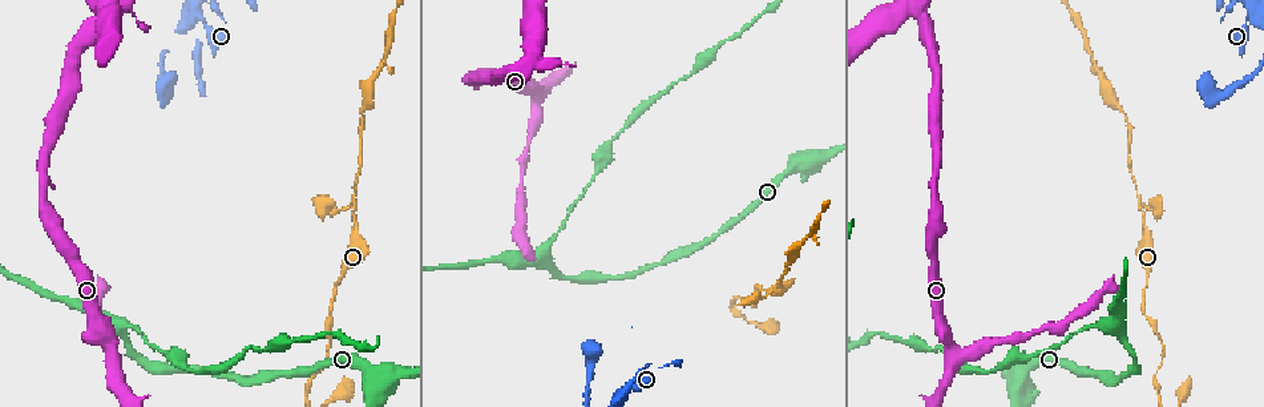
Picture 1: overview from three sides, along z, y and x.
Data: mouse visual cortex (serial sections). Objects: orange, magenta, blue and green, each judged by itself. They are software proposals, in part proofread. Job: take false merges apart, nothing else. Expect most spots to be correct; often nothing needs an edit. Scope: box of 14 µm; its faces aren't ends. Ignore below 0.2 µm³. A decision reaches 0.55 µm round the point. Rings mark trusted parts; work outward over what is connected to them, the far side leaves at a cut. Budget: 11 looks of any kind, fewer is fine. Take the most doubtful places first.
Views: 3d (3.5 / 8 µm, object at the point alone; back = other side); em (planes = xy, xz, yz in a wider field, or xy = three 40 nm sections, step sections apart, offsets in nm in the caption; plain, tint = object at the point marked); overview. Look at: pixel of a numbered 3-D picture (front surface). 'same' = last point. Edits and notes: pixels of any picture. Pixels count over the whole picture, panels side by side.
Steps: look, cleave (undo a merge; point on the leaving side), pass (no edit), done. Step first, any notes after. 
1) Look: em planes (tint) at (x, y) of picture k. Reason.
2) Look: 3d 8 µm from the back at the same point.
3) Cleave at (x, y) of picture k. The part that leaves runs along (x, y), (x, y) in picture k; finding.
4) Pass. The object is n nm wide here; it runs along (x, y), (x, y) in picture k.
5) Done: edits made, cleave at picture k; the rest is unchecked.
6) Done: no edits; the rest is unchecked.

Look: 3d 3.5 µm at (1145, 224) of picture 1. Sudden change in width.

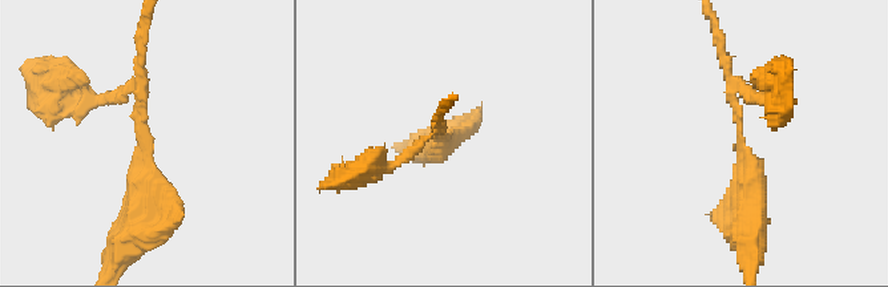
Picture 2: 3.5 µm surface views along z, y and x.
Look: em xy step 2 (tint) at (140, 141) of picture 2. The arms are 150, 350 nm wide.

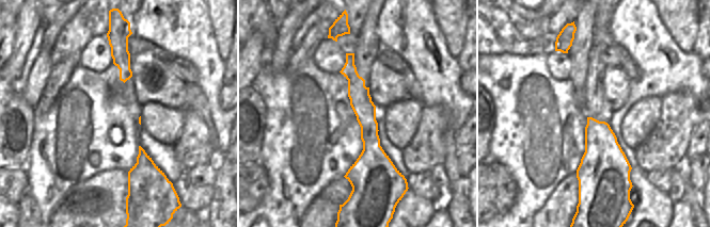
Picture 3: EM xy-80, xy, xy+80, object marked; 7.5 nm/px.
Look: em xy step 5 (tint) at the same point. Cut it another way.

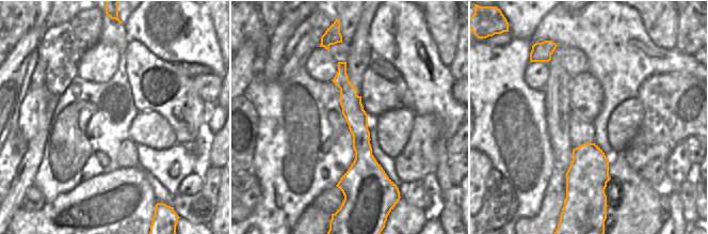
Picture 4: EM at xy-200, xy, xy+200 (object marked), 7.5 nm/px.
Pass. It runs along (749, 226), (751, 161), (721, 59) in picture 2; one cell here.

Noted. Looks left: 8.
Look: 3d 3.5 µm at (375, 77) of picture 1. Thick turns thin.

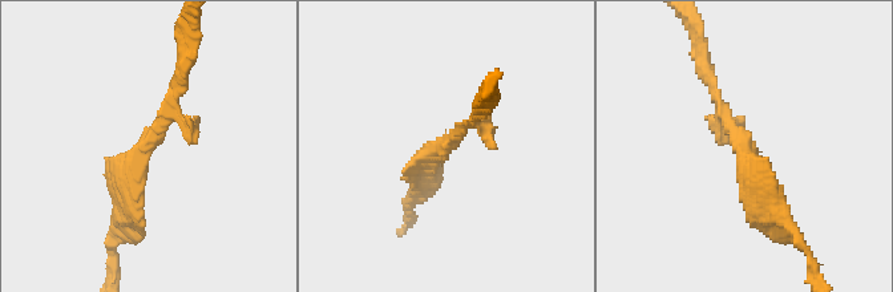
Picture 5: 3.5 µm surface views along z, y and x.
Look: em xy step 1 (tint) at (149, 141) of picture 5. Shape alone is not enough.

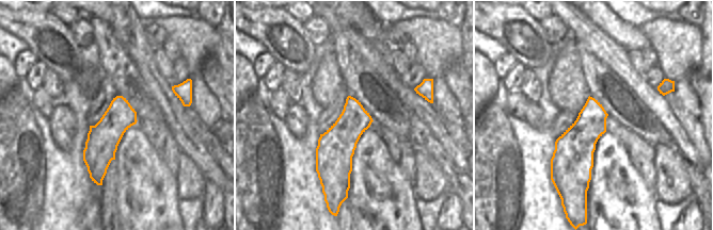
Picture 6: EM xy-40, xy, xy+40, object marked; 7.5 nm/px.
Pass. It runs along (120, 98), (98, 153), (99, 182) in picture 6; continuous, no second cell.

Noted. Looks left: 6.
Look: 3d 3.5 µm from the back at (911, 6) of picture 1. Four arms meet.

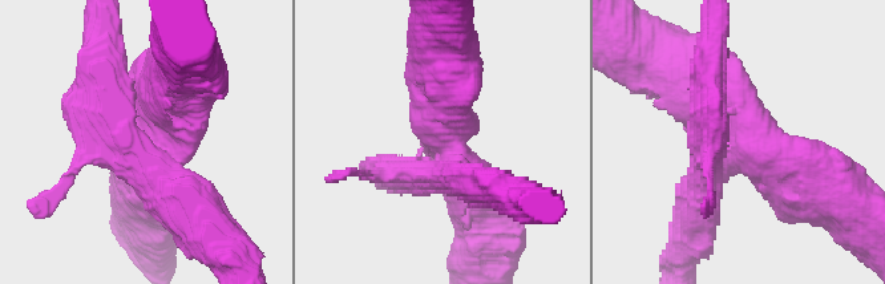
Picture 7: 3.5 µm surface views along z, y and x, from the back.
Look: em xy step 5 (tint) at (738, 150) of picture 7. Shape alone is not enough.

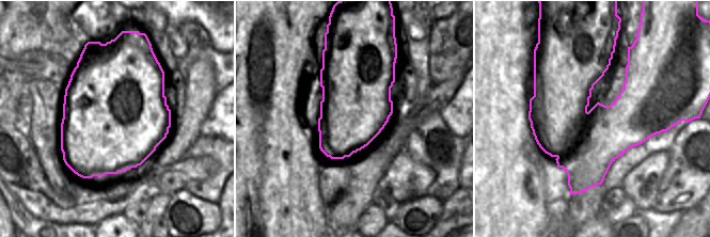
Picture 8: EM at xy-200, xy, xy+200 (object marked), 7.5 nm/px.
Pass. Continuous, no second cell.

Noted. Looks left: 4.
Look: 3d 8 µm at (192, 7) of picture 1. Abrupt turn.

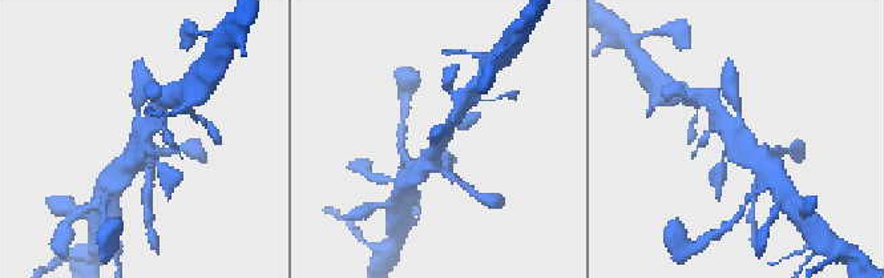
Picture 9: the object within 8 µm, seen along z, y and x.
Look: 3d 3.5 µm at (732, 141) of picture 9.

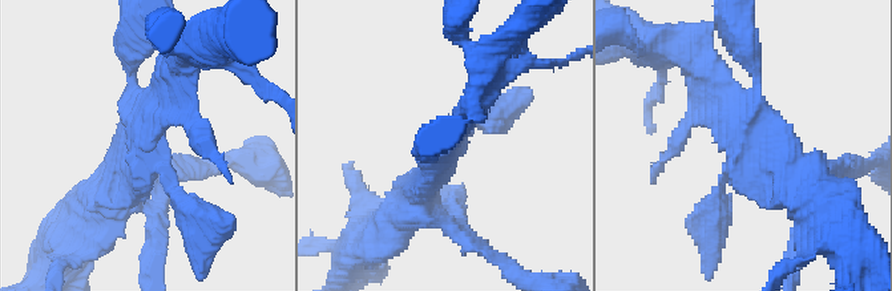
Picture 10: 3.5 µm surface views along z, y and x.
Look: em xy step 1 (tint) at (143, 143) of picture 10. Shape alone is not enough.

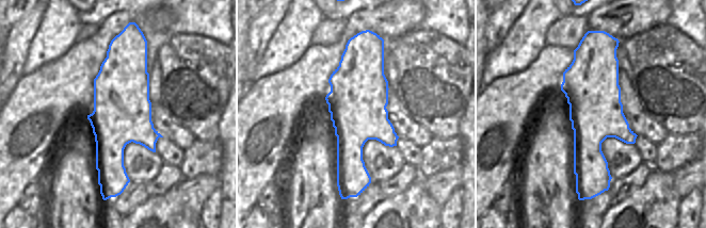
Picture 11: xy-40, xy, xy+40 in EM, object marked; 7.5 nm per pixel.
Pass. It runs along (492, 114), (411, 193) in picture 10; one cell here.

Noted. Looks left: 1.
Done: no edits; the rest is unchecked.

